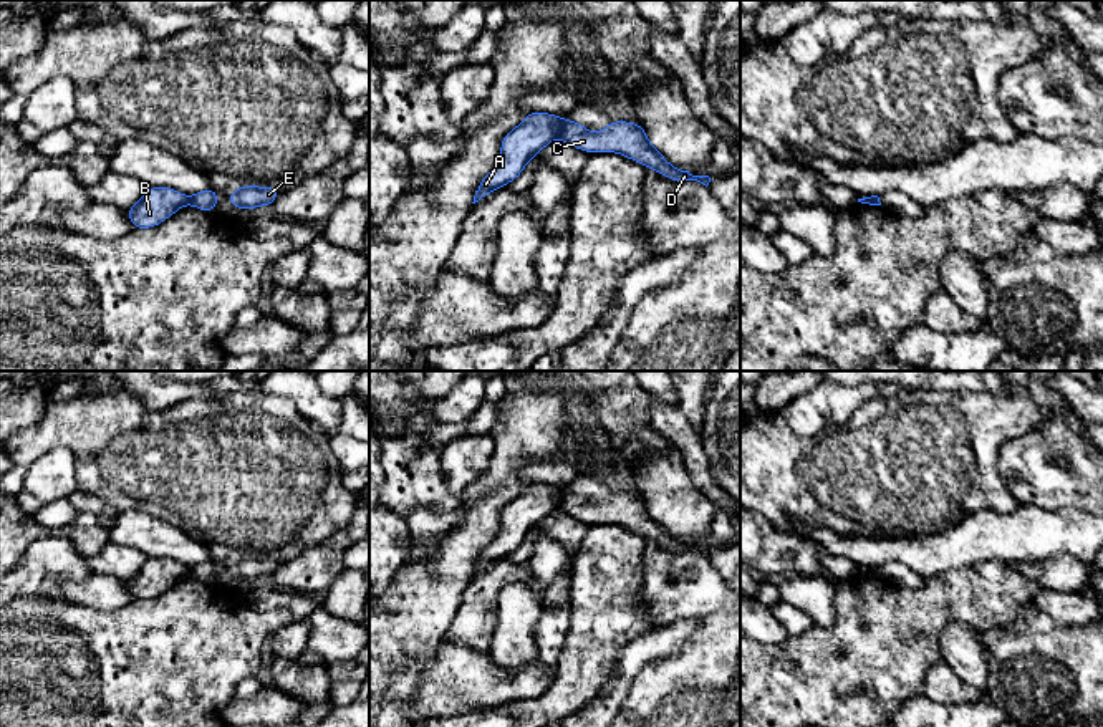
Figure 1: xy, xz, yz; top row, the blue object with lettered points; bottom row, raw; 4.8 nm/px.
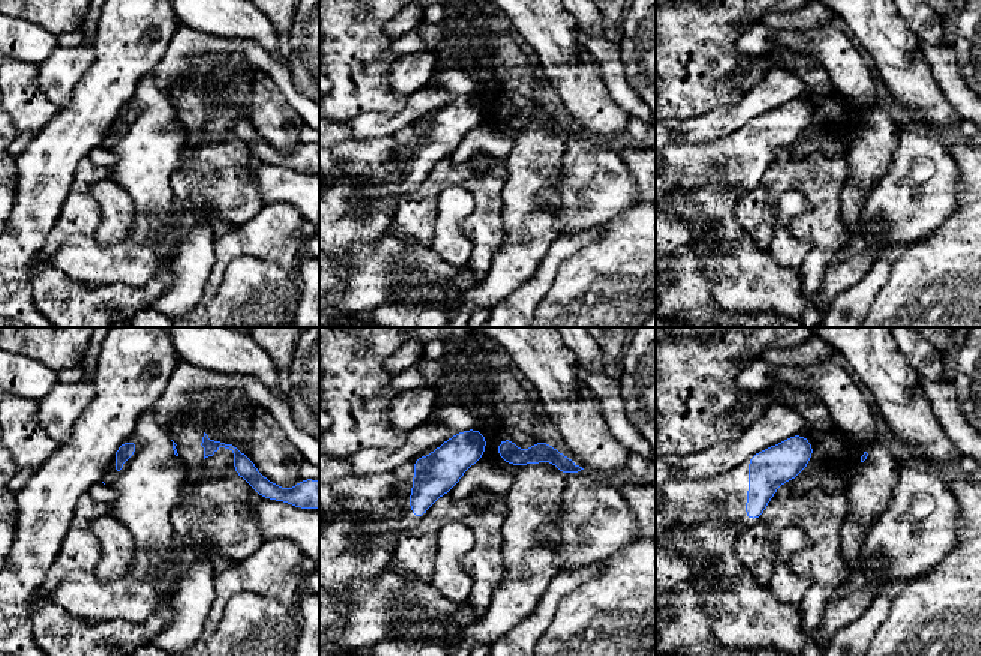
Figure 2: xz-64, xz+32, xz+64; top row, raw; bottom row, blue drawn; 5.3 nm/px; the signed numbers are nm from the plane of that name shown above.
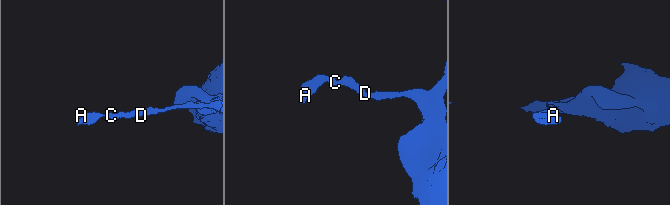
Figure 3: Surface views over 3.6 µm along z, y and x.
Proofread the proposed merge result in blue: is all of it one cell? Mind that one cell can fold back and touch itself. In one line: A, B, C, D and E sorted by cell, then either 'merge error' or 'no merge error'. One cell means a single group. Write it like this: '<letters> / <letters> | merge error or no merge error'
A B / C D E | merge error

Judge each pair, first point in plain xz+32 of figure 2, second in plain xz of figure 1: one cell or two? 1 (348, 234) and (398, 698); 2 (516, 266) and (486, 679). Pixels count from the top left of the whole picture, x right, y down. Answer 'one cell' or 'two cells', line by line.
1: one cell
2: two cells

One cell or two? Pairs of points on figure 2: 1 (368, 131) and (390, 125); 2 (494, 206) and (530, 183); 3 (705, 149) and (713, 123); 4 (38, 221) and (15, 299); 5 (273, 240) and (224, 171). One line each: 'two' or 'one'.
1: one
2: two
3: two
4: one
5: two

